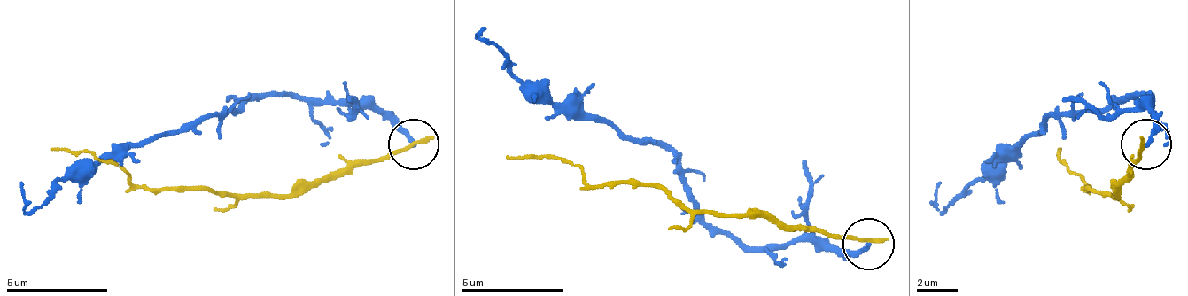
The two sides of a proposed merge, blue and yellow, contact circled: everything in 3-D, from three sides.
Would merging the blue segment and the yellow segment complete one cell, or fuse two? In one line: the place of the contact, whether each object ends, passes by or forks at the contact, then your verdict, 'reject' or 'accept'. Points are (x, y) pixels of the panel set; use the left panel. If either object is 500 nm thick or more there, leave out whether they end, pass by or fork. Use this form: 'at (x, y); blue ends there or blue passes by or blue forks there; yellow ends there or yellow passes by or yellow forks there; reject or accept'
at (414, 144); blue ends there; yellow ends there; reject

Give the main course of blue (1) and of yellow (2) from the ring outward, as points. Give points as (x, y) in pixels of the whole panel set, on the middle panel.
1: (869, 245), (839, 250), (824, 240), (738, 245), (718, 235), (667, 149), (550, 108), (479, 33), (475, 37)
2: (869, 240), (798, 229), (743, 214), (702, 214), (652, 184), (596, 184), (570, 159), (505, 154)

